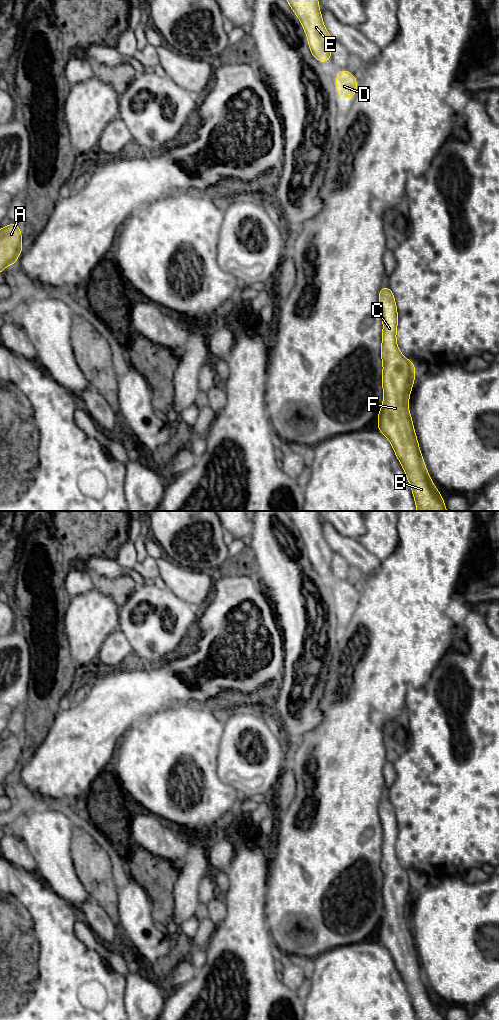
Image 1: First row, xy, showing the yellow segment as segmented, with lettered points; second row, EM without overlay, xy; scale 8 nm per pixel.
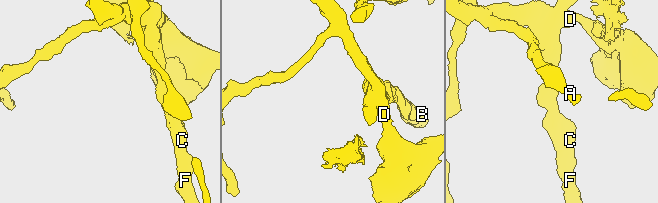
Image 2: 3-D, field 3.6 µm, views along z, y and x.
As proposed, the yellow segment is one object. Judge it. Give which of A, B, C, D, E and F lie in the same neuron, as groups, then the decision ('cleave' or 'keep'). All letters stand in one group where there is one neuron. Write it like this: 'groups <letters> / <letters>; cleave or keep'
groups A B C D E F; keep

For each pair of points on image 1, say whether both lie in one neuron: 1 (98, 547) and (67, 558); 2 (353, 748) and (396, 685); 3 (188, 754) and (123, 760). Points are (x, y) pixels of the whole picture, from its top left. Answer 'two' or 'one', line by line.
1: one
2: one
3: one

